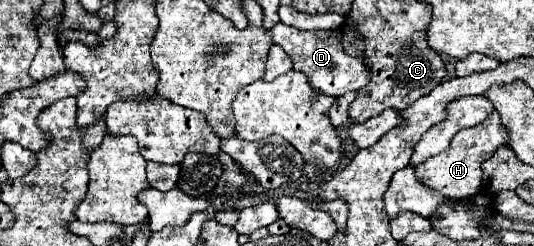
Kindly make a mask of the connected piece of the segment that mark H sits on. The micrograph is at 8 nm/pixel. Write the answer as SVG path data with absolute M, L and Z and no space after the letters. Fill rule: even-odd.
M492 112L478 126L460 130L452 138L448 150L440 152L440 154L428 158L426 162L422 162L420 166L416 166L416 178L420 182L424 182L426 186L430 186L432 190L436 190L442 196L452 198L452 200L462 200L462 198L476 196L480 192L480 186L482 186L482 168L480 168L480 164L484 160L488 160L488 156L492 156L500 146L506 146L508 142L510 142L510 136L506 132L506 126L500 122L500 114Z

